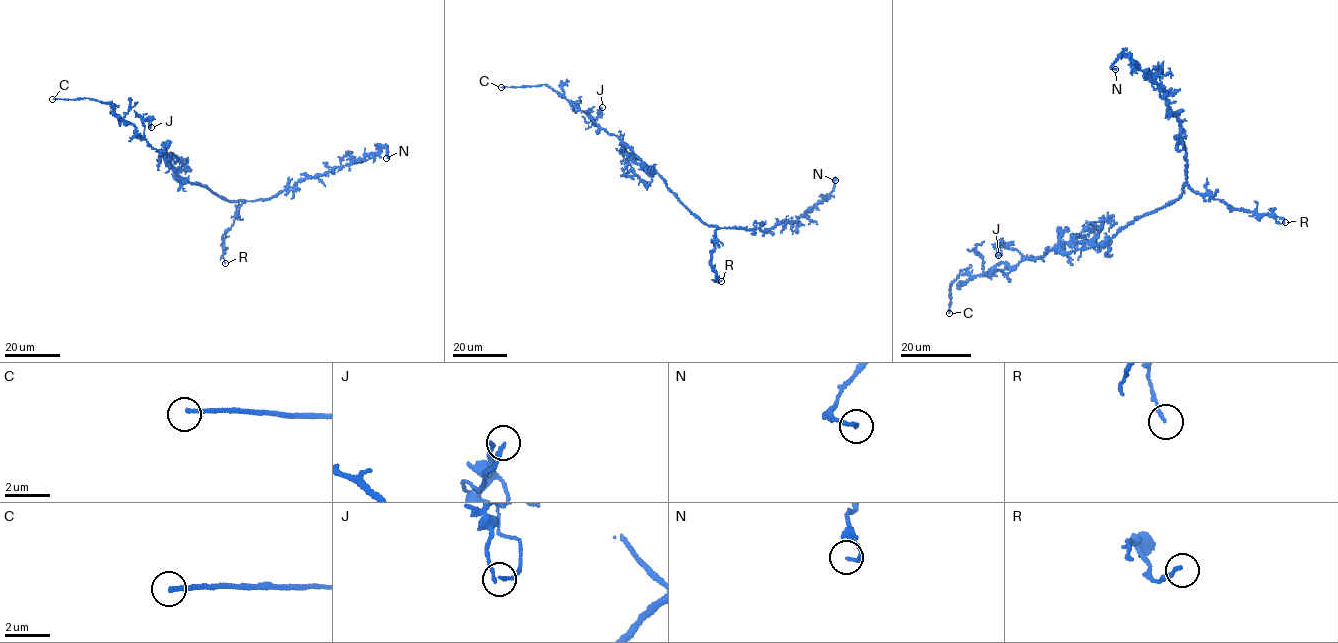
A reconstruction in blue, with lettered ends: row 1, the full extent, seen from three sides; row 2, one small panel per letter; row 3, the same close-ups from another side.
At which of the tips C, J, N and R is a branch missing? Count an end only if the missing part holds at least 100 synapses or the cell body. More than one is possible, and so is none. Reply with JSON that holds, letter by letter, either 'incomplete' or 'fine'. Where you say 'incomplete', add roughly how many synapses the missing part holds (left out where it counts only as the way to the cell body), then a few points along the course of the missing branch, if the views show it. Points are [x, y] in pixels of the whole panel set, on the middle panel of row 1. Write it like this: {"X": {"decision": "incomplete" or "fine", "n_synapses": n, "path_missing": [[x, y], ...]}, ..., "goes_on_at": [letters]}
{"C": {"decision": "incomplete", "path_missing": [[501, 87], [463, 98], [460, 106], [458, 104]]}, "J": {"decision": "fine"}, "N": {"decision": "fine"}, "R": {"decision": "fine"}, "goes_on_at": ["C"]}

